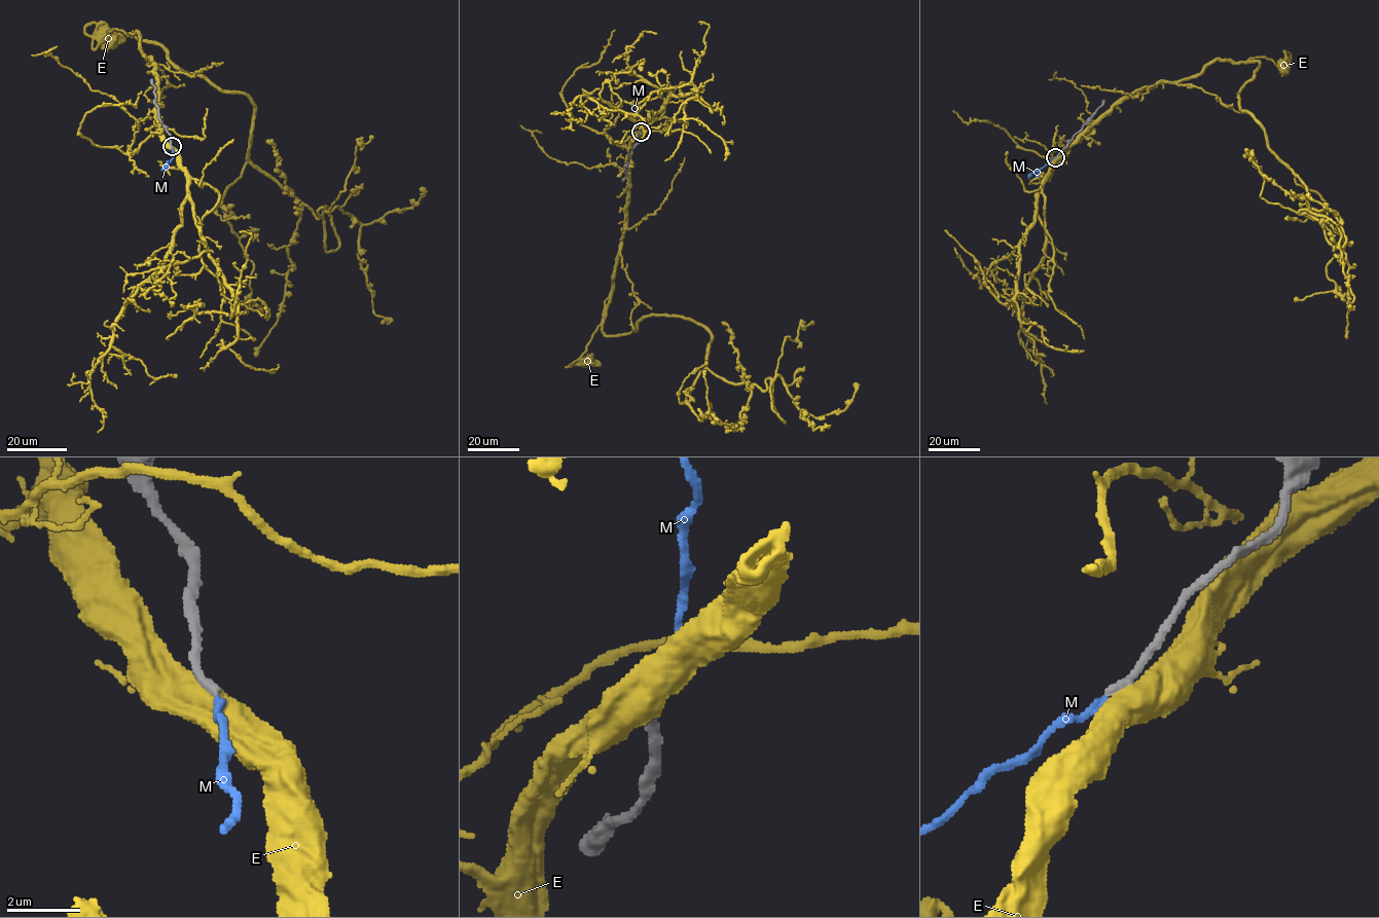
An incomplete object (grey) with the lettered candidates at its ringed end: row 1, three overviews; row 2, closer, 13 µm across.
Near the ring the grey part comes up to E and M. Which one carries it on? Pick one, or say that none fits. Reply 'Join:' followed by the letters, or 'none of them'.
Join: none of them

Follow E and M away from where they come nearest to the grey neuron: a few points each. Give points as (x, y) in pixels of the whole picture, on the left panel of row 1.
E: (171, 146), (161, 137), (155, 65), (142, 52), (140, 35), (113, 29), (100, 42), (107, 39)
M: (172, 147), (173, 156), (161, 171)

